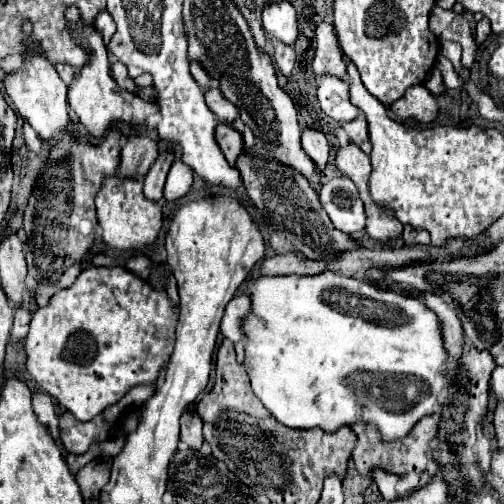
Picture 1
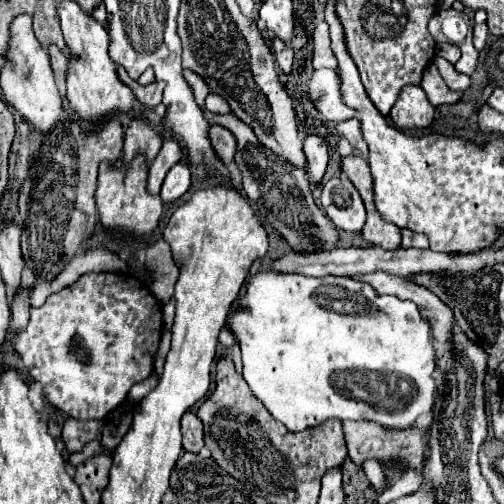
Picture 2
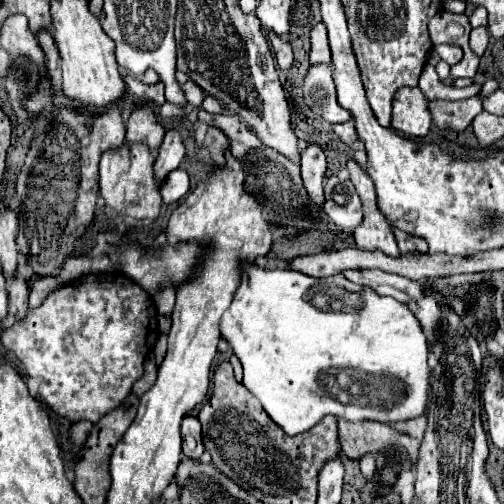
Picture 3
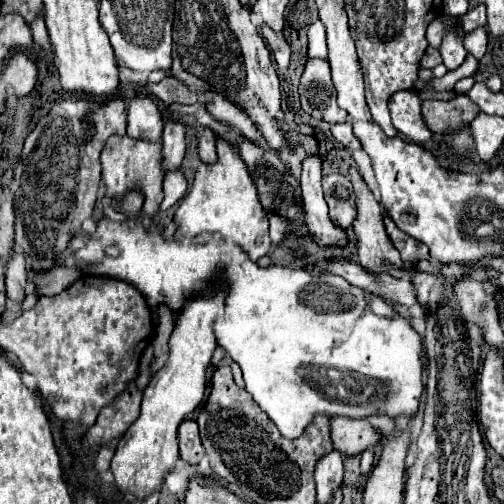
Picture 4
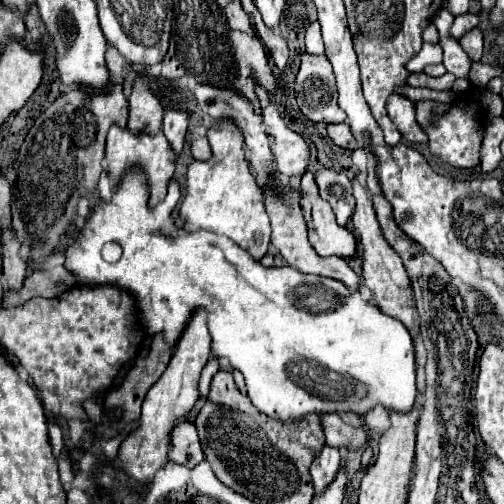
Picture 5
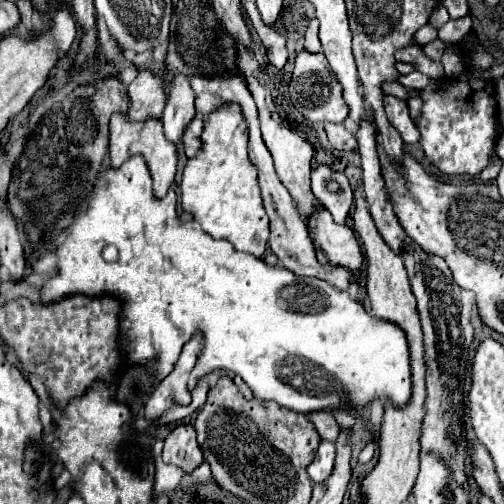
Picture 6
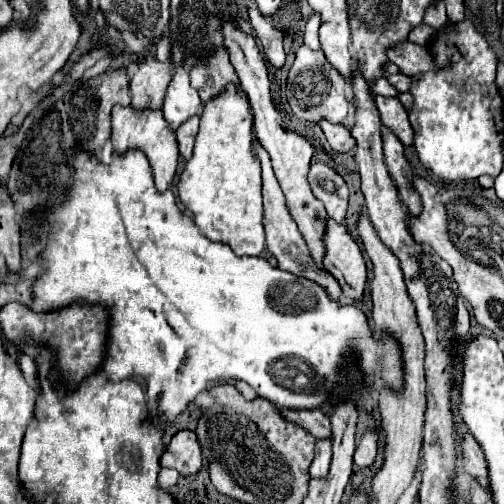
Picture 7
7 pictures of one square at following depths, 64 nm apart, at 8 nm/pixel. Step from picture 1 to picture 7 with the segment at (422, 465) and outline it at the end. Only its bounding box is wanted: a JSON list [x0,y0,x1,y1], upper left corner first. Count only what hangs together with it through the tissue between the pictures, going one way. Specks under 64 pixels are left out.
[278,408,330,438]

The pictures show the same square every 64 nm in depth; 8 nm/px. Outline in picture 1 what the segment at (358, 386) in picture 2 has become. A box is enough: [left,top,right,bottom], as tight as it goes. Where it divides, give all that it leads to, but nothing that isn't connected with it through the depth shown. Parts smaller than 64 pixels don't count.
[242,272,448,440]

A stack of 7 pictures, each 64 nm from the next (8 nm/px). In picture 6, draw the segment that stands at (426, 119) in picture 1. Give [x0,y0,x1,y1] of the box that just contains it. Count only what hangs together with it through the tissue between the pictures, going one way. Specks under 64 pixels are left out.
[384,96,420,144]

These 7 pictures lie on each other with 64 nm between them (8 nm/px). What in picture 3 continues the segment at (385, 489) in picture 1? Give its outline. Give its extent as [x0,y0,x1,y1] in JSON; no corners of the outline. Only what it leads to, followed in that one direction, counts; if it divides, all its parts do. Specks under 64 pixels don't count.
[360,454,376,480]

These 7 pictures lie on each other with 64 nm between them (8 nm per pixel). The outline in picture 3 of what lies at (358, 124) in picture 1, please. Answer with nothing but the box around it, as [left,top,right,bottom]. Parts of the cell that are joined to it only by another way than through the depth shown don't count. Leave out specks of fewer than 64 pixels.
[332,120,364,150]

